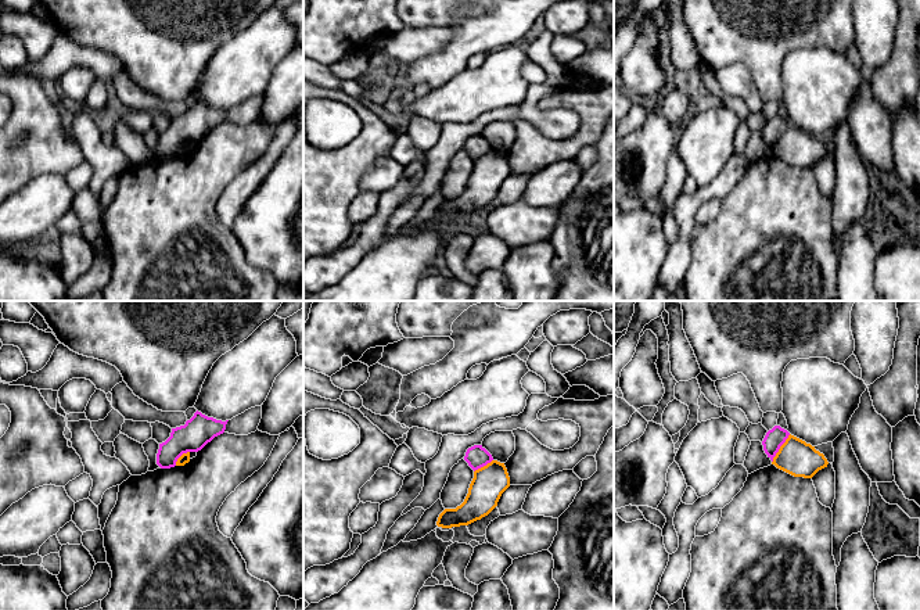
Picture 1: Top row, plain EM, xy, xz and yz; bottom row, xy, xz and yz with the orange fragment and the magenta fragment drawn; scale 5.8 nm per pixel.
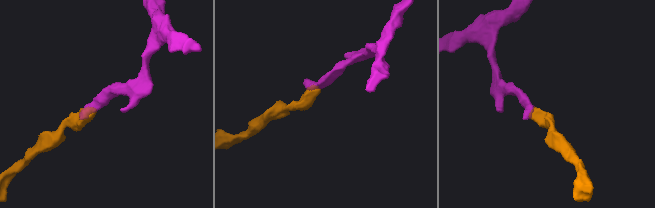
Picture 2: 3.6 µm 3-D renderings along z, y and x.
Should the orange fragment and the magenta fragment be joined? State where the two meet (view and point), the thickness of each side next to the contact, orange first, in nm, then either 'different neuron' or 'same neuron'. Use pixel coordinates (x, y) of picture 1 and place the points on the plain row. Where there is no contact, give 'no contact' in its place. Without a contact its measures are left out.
yz (780, 137) | 200/110 nm | different neuron

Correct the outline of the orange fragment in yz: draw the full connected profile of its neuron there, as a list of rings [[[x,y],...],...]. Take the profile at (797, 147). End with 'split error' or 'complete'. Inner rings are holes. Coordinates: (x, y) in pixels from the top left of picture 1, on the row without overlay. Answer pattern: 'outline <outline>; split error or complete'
outline [[[790,123],[772,154],[794,166],[812,168],[829,151],[815,136]]]; complete

